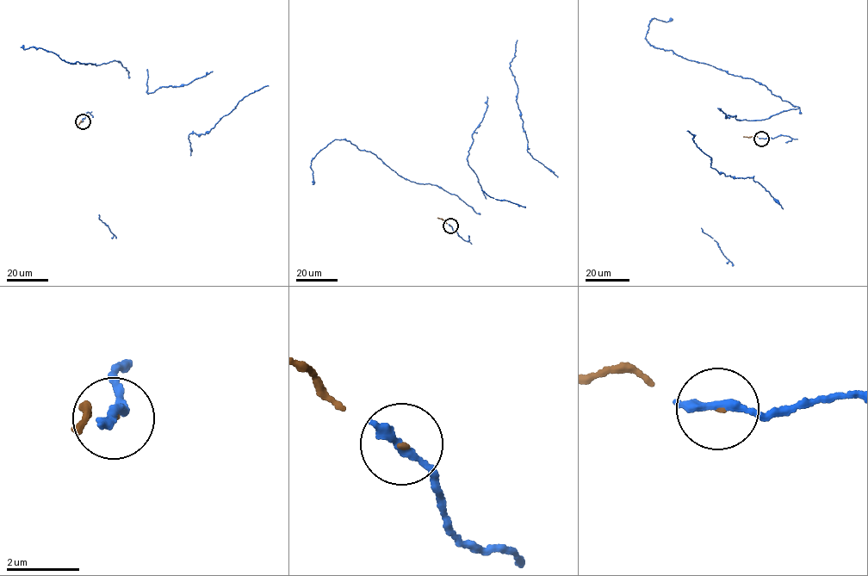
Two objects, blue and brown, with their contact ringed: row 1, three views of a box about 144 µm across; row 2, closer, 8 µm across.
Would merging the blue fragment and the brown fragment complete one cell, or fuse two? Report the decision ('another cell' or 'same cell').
same cell

